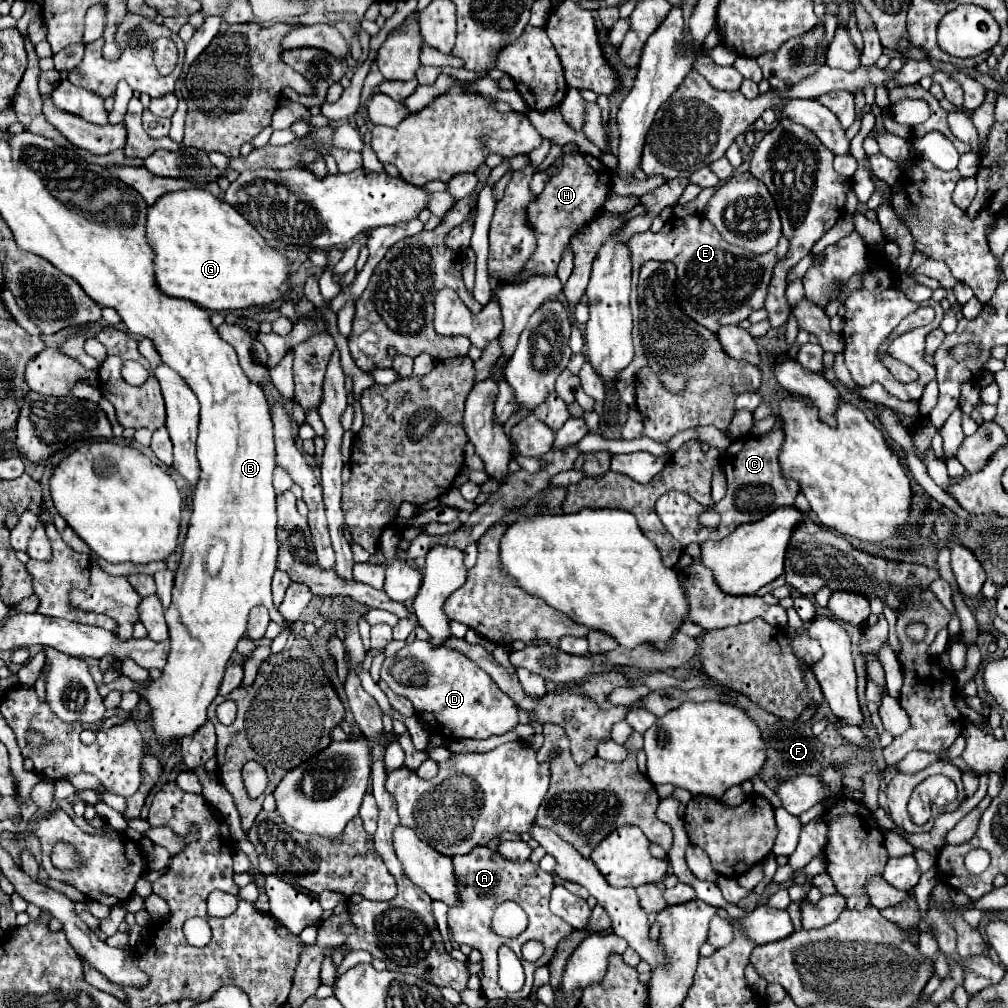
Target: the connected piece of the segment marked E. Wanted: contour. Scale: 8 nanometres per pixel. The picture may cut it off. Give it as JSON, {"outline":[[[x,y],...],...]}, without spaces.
{"outline":[[[694,214],[694,216],[684,216],[684,218],[670,218],[664,222],[660,232],[642,232],[642,234],[634,234],[628,242],[630,250],[632,250],[632,285],[630,296],[630,307],[634,321],[634,329],[632,330],[632,339],[636,346],[636,356],[634,356],[630,366],[620,372],[620,382],[630,382],[630,374],[636,374],[642,366],[646,366],[646,358],[642,352],[642,344],[639,330],[639,307],[638,307],[638,276],[640,266],[646,260],[672,260],[676,262],[676,272],[678,272],[678,282],[676,282],[676,296],[680,306],[684,308],[684,312],[694,318],[698,324],[710,328],[712,332],[716,332],[720,326],[724,324],[740,324],[742,320],[746,320],[750,316],[750,312],[758,310],[764,306],[766,300],[766,292],[768,292],[768,284],[774,272],[776,262],[788,252],[788,240],[780,238],[776,248],[770,250],[768,254],[752,254],[748,250],[742,250],[738,246],[728,244],[726,240],[722,240],[722,236],[716,232],[716,228],[708,222],[706,216],[702,214]]]}

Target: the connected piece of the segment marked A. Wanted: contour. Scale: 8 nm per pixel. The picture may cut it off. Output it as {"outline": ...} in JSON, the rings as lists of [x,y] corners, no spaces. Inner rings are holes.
{"outline":[[[488,846],[474,848],[472,852],[464,856],[452,856],[452,866],[456,872],[456,882],[460,884],[460,902],[458,906],[452,906],[448,910],[448,926],[452,932],[452,940],[456,944],[468,944],[470,948],[478,948],[484,956],[484,976],[482,976],[482,992],[488,1000],[498,1000],[498,998],[526,998],[530,996],[532,988],[532,978],[536,970],[536,962],[528,962],[522,958],[520,948],[526,940],[540,940],[544,944],[544,956],[538,960],[538,966],[544,966],[550,962],[558,942],[572,932],[572,926],[564,922],[562,918],[554,916],[552,910],[548,908],[548,896],[554,888],[554,876],[548,872],[542,872],[538,864],[524,862],[524,864],[512,864],[510,860],[504,860],[498,856],[498,850],[492,850]],[[504,900],[514,900],[518,902],[526,914],[528,914],[528,928],[516,936],[516,938],[502,938],[490,930],[490,912]],[[500,944],[508,944],[516,956],[520,958],[524,972],[526,972],[526,982],[520,992],[506,992],[498,984],[498,948]]]}

